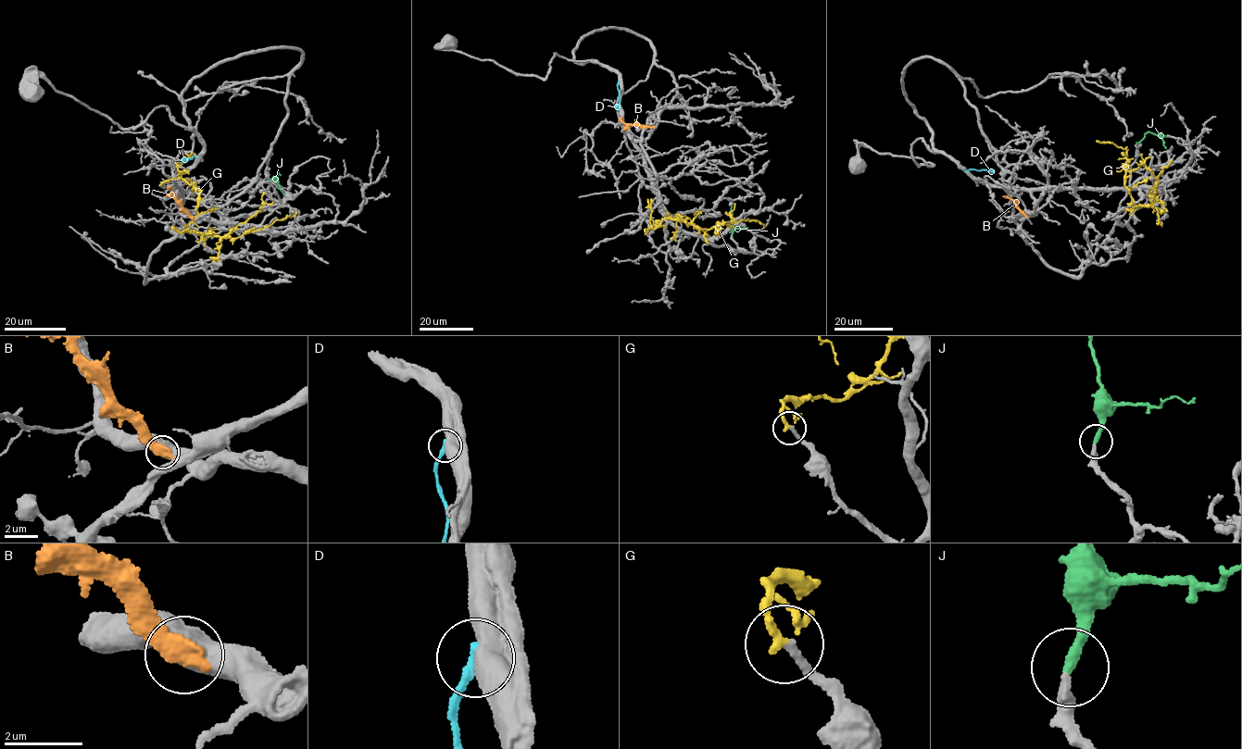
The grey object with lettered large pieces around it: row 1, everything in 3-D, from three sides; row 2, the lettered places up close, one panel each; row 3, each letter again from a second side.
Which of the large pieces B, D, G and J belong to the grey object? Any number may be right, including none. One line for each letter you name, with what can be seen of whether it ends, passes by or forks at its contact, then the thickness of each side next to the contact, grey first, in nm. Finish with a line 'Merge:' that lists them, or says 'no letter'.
J: It ends there. Thickness 320 nm (grey) against 280 nm
Merge: J

